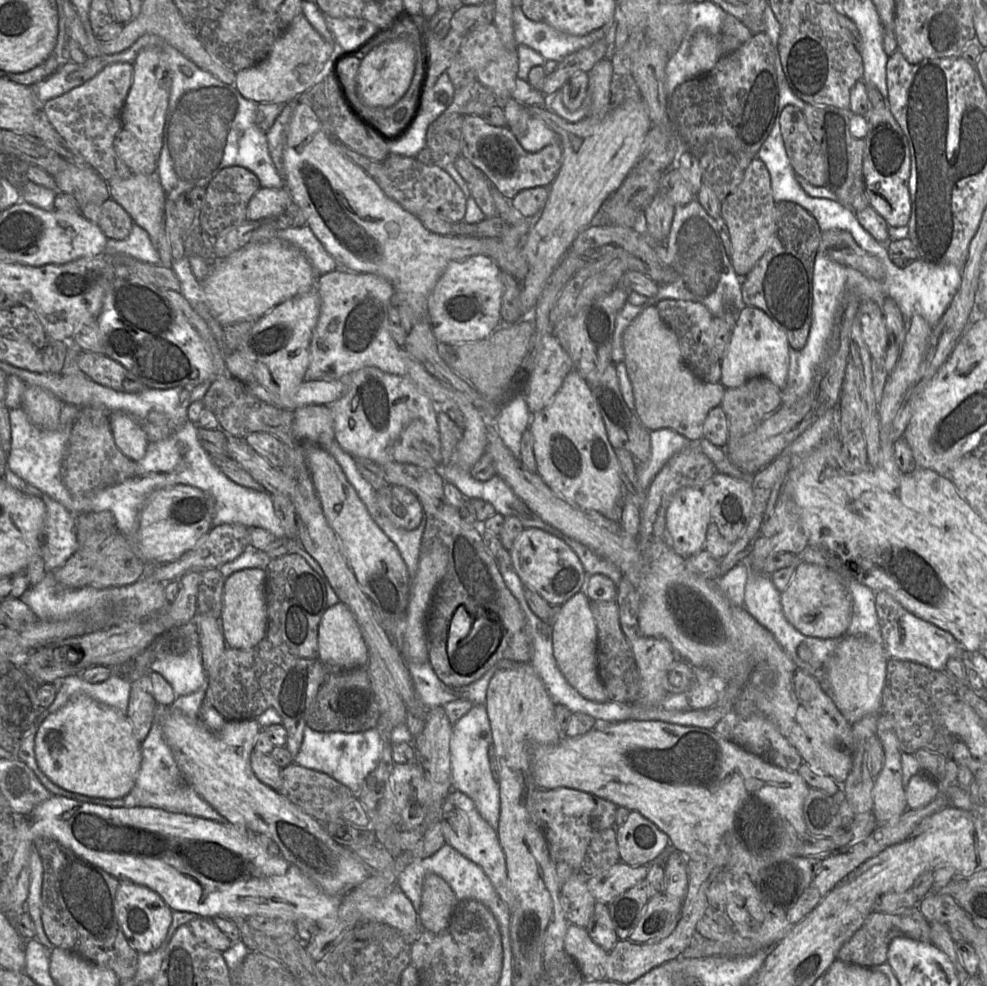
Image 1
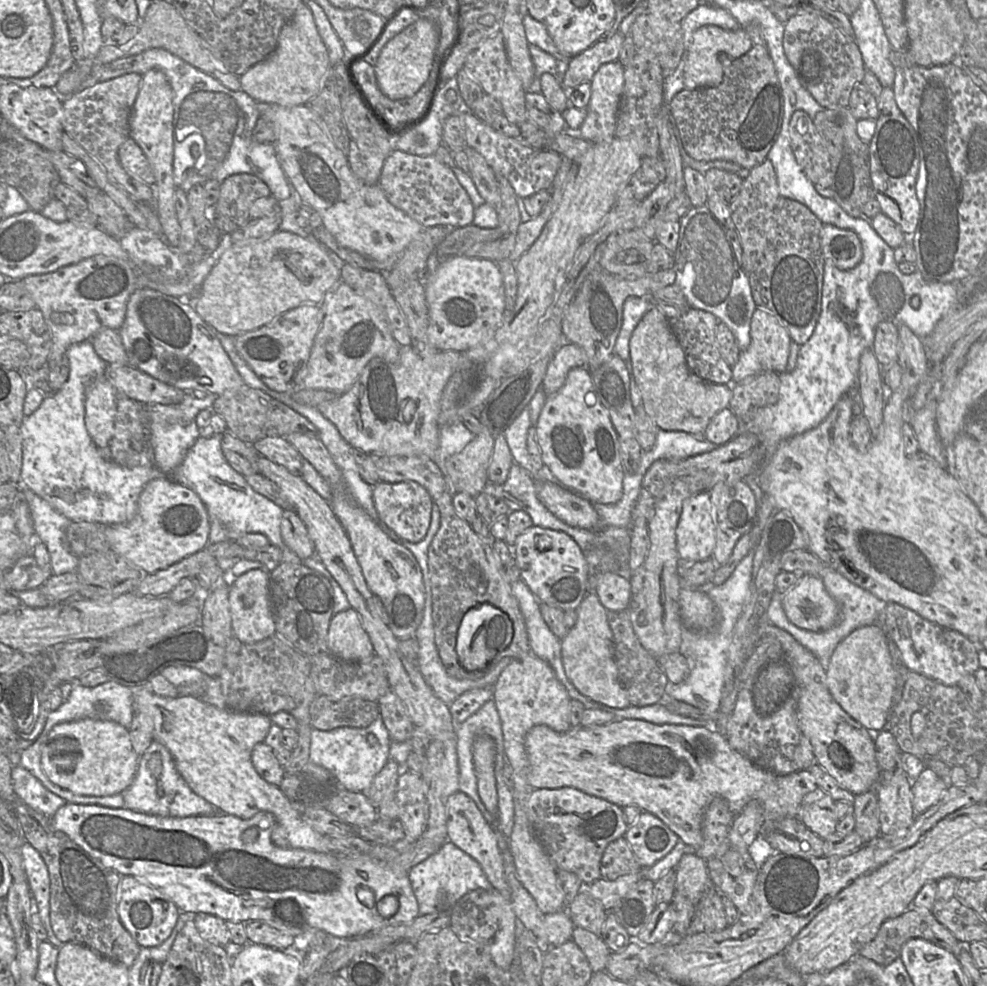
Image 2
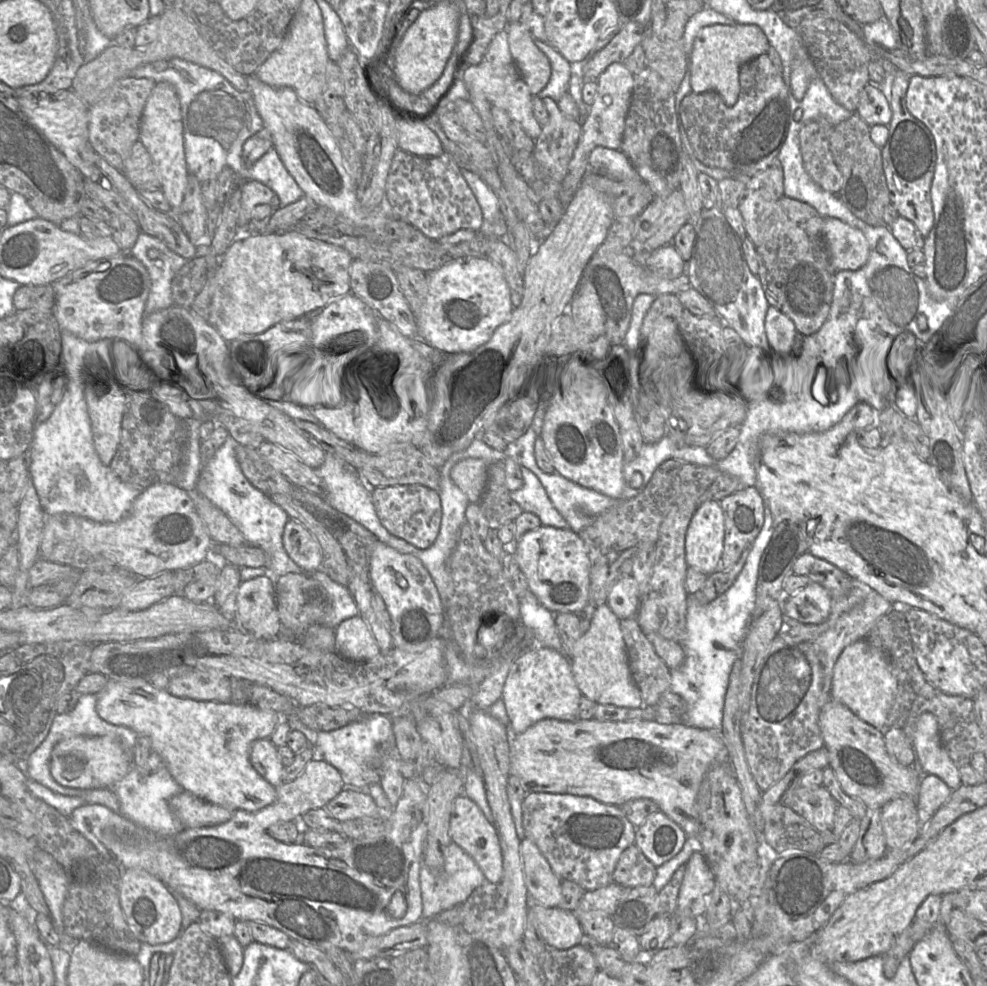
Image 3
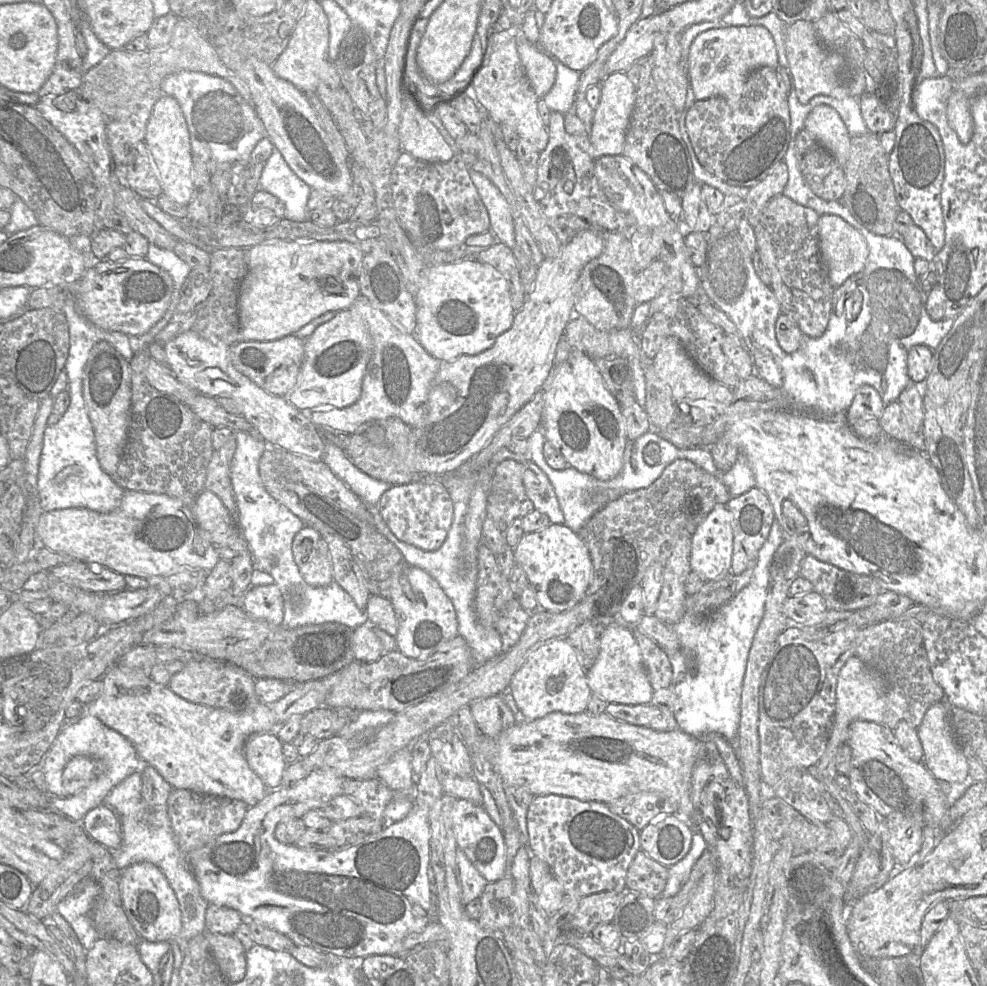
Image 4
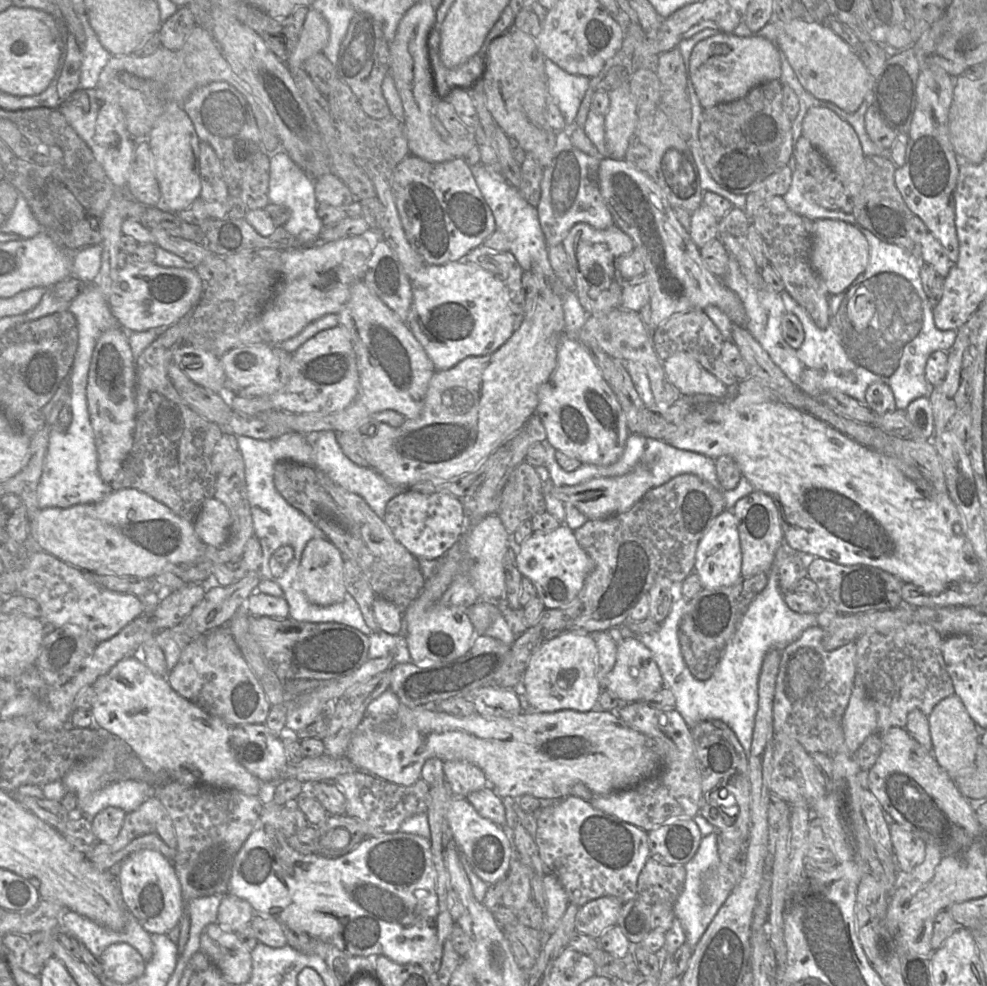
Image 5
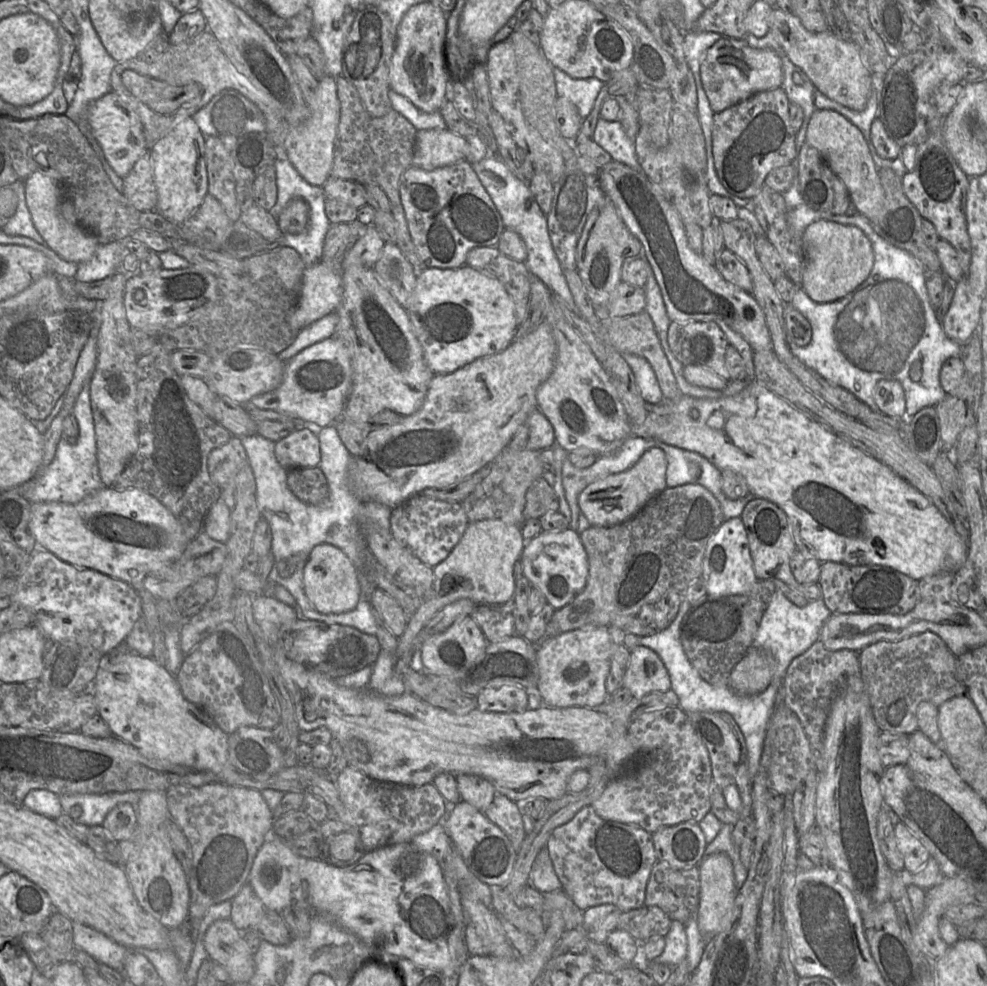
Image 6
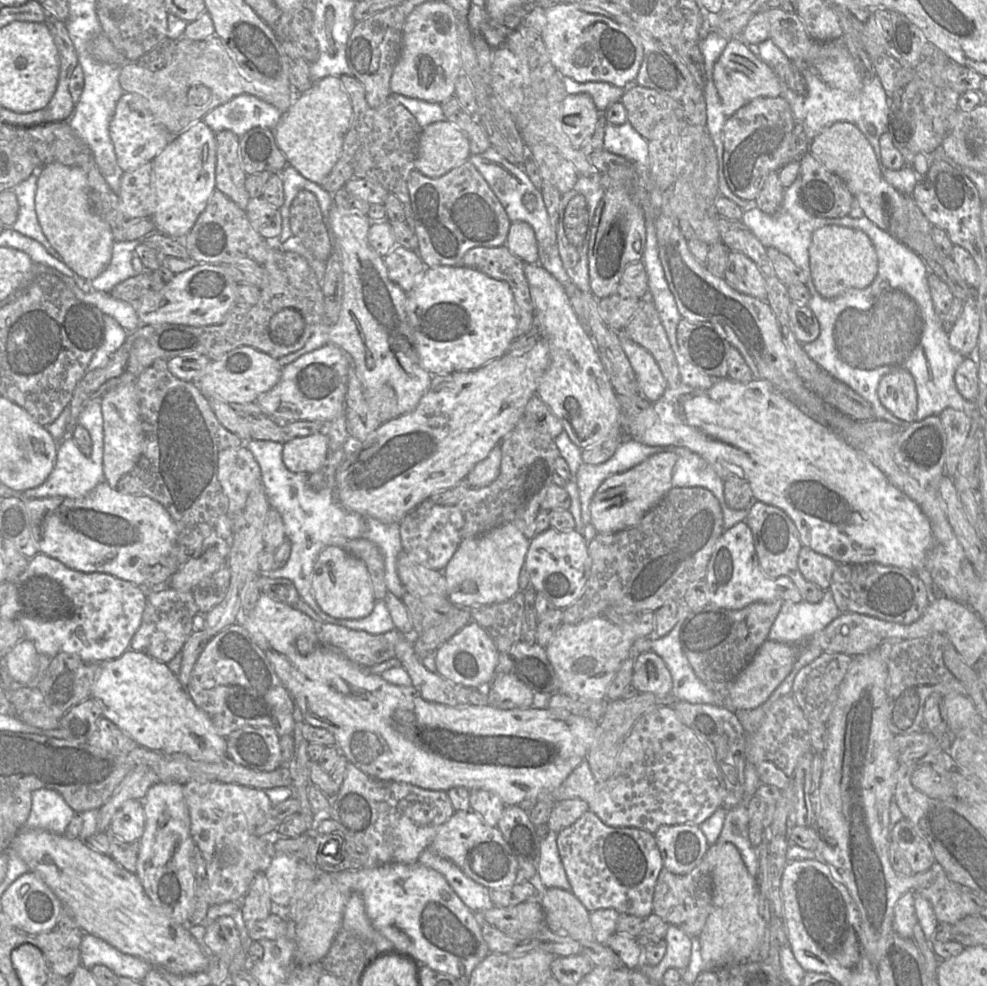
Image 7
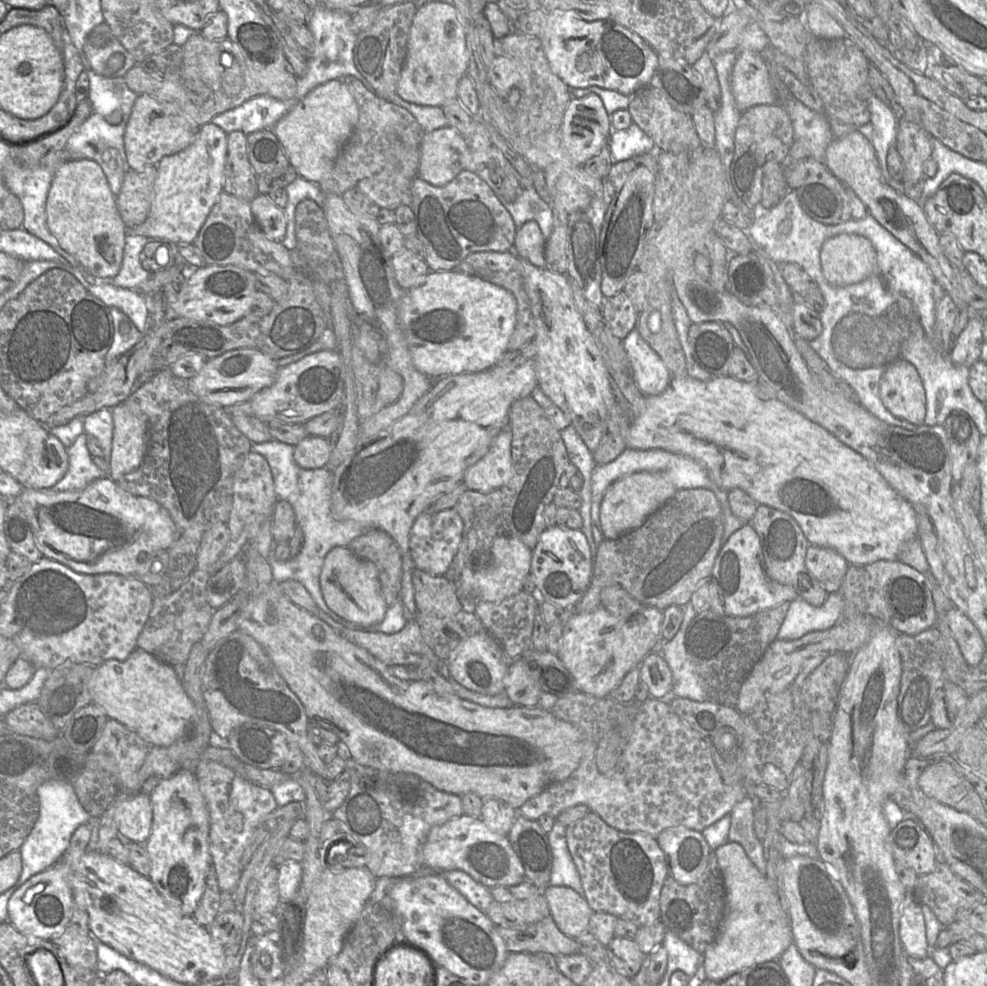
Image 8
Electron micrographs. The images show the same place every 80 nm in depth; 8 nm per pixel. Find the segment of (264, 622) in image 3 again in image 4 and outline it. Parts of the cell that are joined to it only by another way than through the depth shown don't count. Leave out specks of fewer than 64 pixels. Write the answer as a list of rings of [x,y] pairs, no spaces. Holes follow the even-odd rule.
[[[251,586],[244,594],[242,608],[252,617],[281,625],[284,619],[284,599],[278,586]]]

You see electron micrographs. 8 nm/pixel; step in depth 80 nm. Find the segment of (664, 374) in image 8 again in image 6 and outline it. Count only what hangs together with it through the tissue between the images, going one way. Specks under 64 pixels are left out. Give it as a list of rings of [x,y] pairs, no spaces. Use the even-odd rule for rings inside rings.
[[[623,353],[622,355],[634,373],[636,383],[643,399],[647,403],[655,405],[663,402],[664,397],[657,377],[647,359],[631,353]]]

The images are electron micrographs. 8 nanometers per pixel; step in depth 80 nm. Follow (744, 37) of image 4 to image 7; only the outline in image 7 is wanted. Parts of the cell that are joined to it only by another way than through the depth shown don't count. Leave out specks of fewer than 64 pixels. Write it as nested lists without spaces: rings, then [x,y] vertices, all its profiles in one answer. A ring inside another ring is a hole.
[[[739,38],[729,39],[713,67],[713,82],[721,99],[723,112],[729,117],[753,99],[780,96],[779,78],[773,69]]]

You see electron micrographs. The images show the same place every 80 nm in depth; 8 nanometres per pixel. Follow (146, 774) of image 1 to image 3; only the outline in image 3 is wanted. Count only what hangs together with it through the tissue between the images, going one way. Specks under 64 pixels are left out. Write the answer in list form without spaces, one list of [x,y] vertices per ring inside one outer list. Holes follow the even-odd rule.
[[[151,751],[146,765],[149,766],[149,775],[142,776],[142,774],[136,769],[133,768],[129,773],[116,785],[112,790],[116,793],[120,800],[120,809],[119,812],[134,821],[138,825],[155,832],[162,836],[172,836],[177,834],[182,830],[182,825],[174,817],[169,809],[169,800],[174,795],[184,791],[183,788],[175,781],[175,779],[170,774],[165,763],[163,762],[160,755],[154,751]]]

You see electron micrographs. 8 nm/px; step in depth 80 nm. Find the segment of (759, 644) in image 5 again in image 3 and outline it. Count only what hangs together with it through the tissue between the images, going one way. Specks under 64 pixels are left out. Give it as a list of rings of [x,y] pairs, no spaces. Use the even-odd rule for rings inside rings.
[[[765,499],[764,503],[765,517],[763,526],[752,543],[750,553],[733,585],[711,602],[704,600],[701,591],[689,594],[687,597],[686,627],[684,637],[680,641],[685,652],[685,660],[681,666],[671,670],[670,690],[682,697],[687,703],[687,711],[682,719],[686,725],[691,727],[719,733],[722,726],[723,706],[729,684],[730,672],[736,659],[741,657],[742,643],[747,634],[748,623],[755,606],[759,562],[771,538],[774,527],[774,519],[769,513],[769,507]]]

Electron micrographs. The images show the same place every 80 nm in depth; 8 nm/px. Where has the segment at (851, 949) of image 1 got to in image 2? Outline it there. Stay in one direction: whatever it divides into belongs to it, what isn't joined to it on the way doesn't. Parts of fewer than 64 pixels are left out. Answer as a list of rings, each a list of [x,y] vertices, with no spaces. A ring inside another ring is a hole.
[[[912,906],[900,916],[884,921],[874,939],[865,944],[860,949],[858,955],[873,960],[879,965],[887,966],[899,959],[902,946],[908,940],[914,938],[932,942],[933,944],[952,952],[954,955],[958,955],[961,951],[966,950],[965,944],[967,943],[958,941],[947,928],[935,919],[931,911]]]

